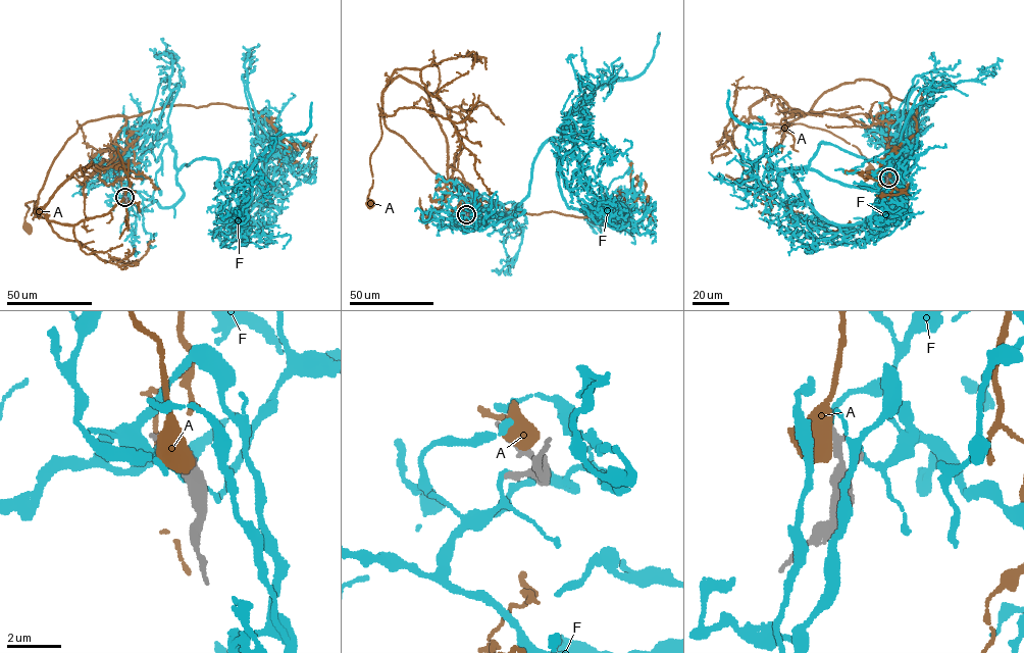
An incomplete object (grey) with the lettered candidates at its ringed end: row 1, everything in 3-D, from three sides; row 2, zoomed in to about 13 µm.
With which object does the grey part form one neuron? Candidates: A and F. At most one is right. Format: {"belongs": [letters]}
{"belongs": ["F"]}

